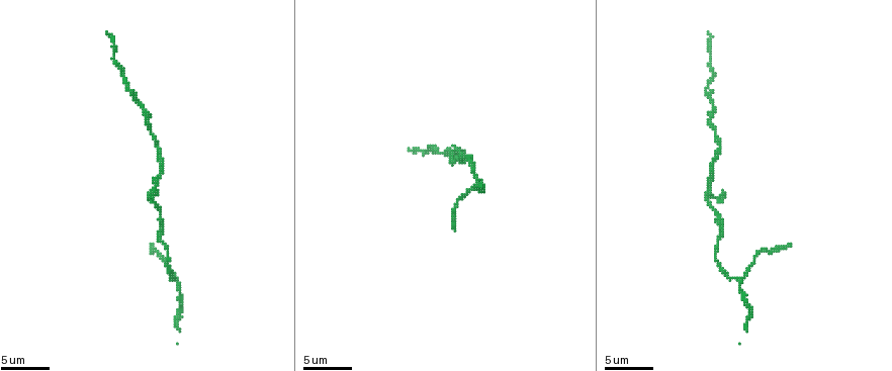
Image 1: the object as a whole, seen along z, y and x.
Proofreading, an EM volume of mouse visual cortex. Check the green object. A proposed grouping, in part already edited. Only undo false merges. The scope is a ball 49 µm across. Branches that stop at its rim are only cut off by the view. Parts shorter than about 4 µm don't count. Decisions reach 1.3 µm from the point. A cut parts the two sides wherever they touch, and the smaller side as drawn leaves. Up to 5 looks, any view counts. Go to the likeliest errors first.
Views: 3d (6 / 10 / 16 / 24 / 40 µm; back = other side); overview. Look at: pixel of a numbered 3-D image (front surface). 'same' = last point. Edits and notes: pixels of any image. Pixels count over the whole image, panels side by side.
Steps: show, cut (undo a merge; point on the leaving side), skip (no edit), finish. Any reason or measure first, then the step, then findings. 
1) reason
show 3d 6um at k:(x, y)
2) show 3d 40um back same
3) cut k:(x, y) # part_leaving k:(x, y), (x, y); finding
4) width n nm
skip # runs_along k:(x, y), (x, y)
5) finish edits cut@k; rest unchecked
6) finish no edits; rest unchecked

three-way junction
show 3d 10um at 1:(707, 188)

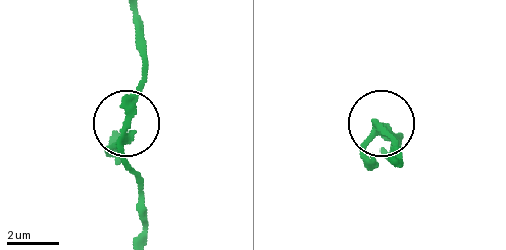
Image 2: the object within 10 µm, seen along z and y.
width 240 nm
skip # continuous, no second neuron

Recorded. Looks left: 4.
sudden change in width
show 3d 16um at 1:(720, 149)

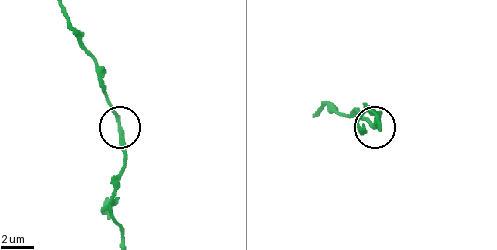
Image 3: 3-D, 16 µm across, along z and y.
skip # runs_along 3:(110, 195), (123, 164), (123, 135), (117, 114), (104, 95); continuous, no second neuron

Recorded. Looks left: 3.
calibre changes
show 3d 16um at 1:(719, 236)

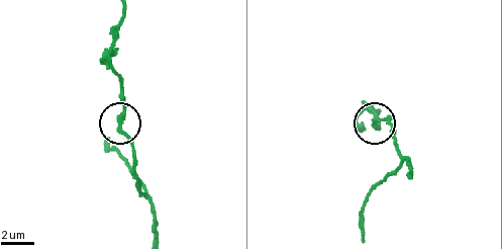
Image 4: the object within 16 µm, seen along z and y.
skip # runs_along 4:(109, 48), (109, 63), (122, 87), (122, 125), (136, 160); one neuron here

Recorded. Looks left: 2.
finish no edits; rest unchecked

